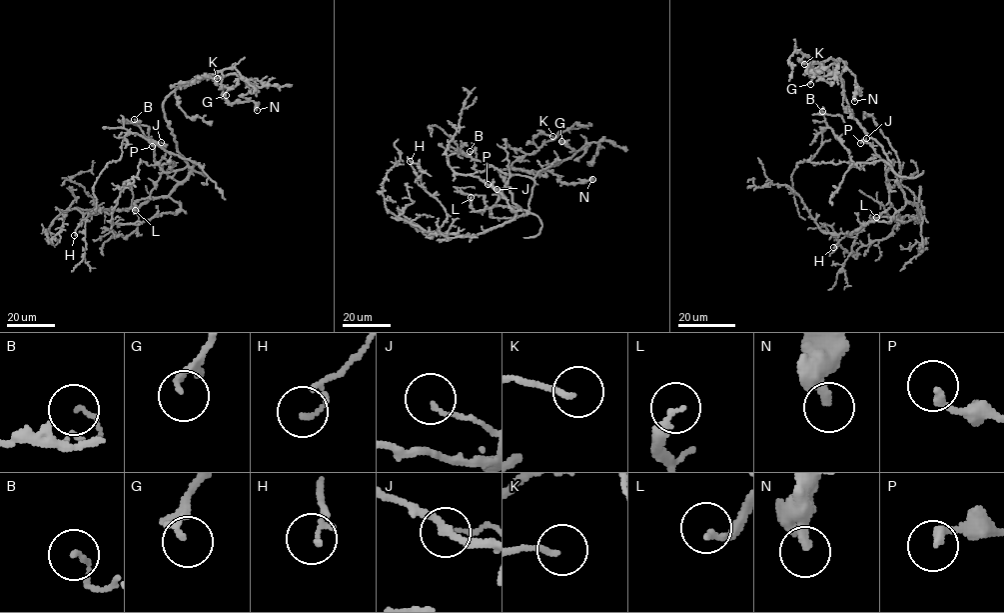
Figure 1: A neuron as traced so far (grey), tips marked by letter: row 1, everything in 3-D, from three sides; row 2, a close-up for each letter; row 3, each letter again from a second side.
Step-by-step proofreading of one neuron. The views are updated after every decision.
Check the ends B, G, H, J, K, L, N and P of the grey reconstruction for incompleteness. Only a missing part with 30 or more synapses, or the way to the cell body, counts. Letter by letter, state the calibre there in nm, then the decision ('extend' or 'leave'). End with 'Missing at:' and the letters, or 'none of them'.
B: calibre 120 nm; leave
G: calibre 180 nm; leave
H: calibre 130 nm; leave
J: calibre 110 nm; leave
K: calibre 140 nm; leave
L: calibre 260 nm; leave
N: calibre 280 nm; leave
P: calibre 260 nm; leave
Missing at: none of them

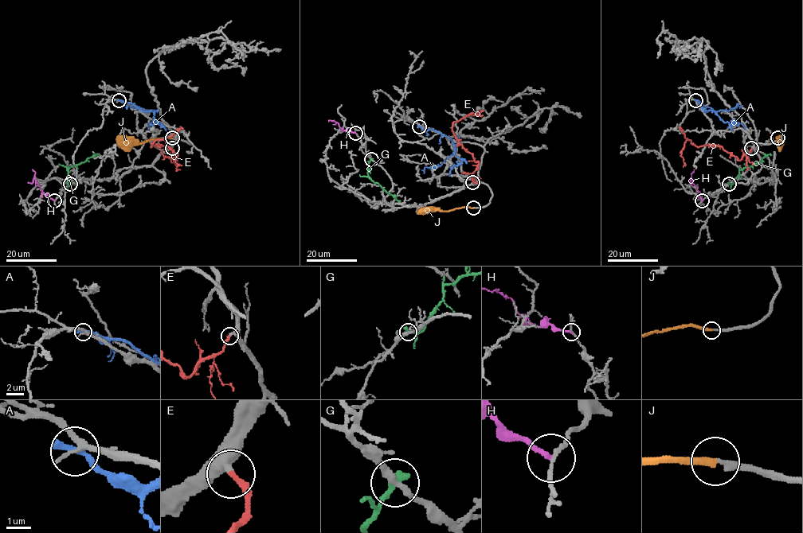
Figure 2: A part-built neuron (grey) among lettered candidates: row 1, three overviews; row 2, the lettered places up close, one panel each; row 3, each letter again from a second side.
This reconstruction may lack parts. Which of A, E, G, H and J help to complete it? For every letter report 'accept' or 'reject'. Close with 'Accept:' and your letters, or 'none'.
A: reject
E: accept
G: reject
H: reject
J: accept
Accept: E, J

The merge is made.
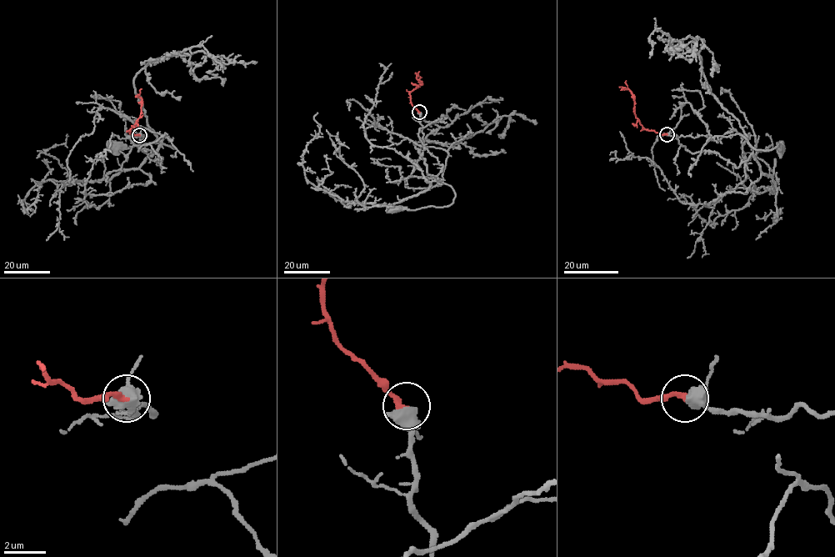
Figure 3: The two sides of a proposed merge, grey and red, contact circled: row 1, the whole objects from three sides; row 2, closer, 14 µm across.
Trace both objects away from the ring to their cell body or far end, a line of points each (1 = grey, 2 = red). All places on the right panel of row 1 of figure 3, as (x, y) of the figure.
1: (667, 134), (718, 140), (735, 131), (742, 146), (746, 140), (756, 149), (783, 148)
2: (667, 134), (645, 128), (634, 113), (633, 94), (627, 88), (619, 87)

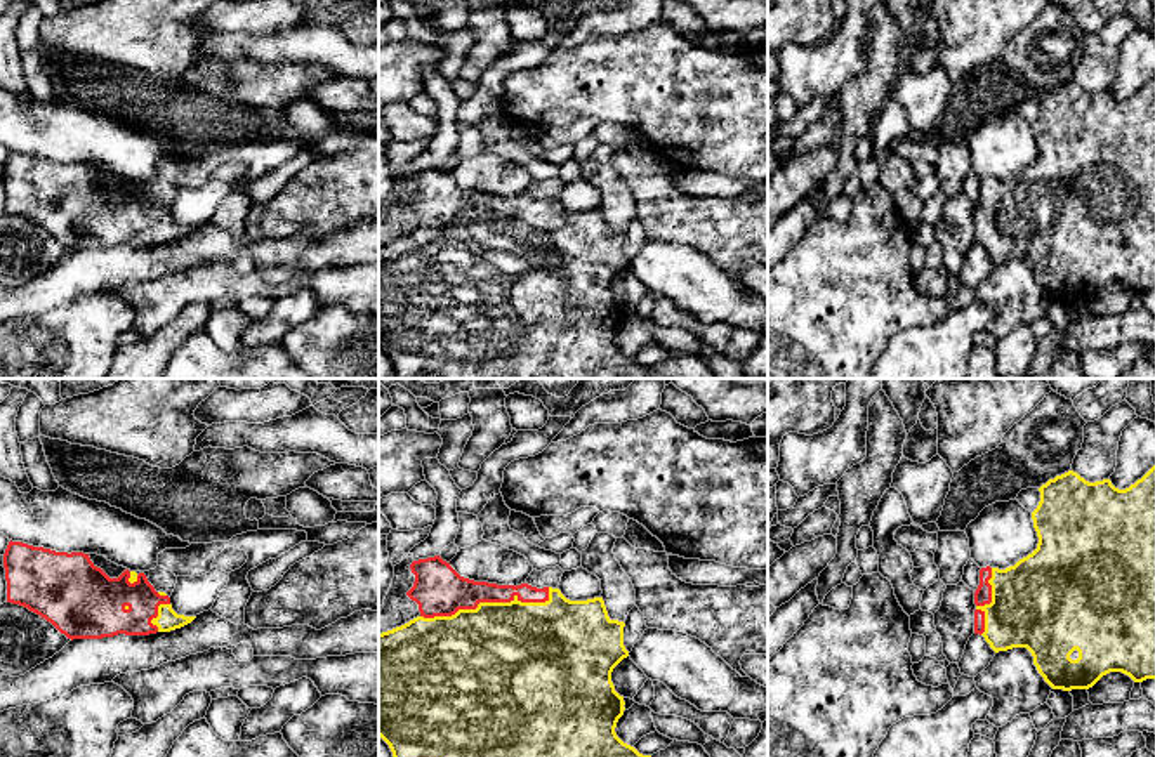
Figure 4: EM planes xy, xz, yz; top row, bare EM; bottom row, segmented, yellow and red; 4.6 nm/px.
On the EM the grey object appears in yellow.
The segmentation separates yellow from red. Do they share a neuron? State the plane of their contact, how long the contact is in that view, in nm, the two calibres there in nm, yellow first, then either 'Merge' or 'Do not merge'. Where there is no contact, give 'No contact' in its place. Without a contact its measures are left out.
Touches yellow in xz. Shared border 600 nm. Thickness 500 nm (yellow) against 240 nm. Merge

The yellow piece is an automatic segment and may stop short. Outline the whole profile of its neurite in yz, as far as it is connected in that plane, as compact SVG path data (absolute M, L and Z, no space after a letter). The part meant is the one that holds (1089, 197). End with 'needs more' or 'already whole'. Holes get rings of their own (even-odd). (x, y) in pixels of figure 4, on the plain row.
M1155 76L1125 101L1115 99L1110 90L1089 94L1077 83L1068 82L1049 90L1039 102L1040 113L1032 123L1033 139L1039 148L1037 160L1006 181L990 177L980 181L980 196L974 203L974 245L983 247L995 264L1026 259L1033 267L1039 285L1053 300L1089 300L1110 283L1122 283L1134 293L1155 290Z; needs more

